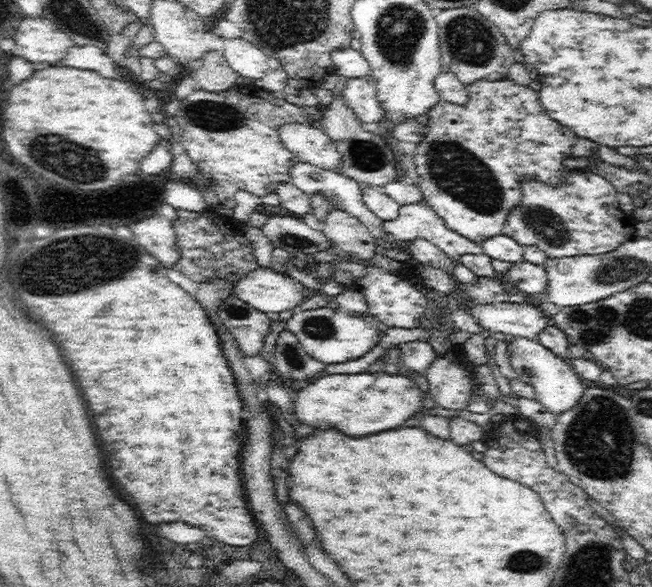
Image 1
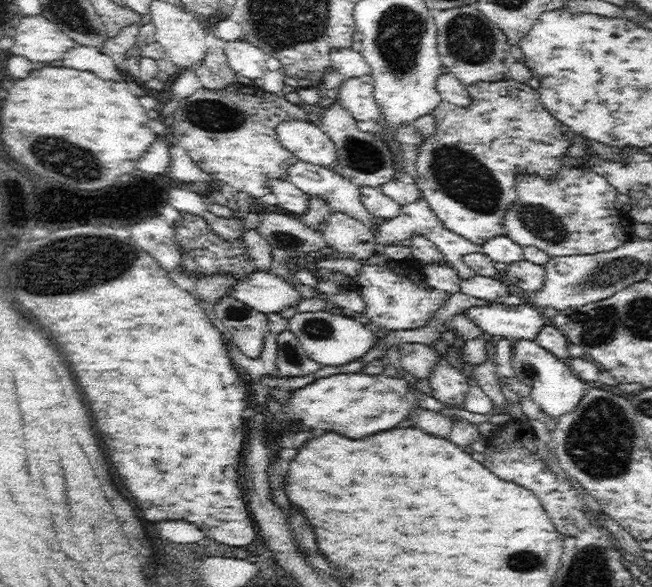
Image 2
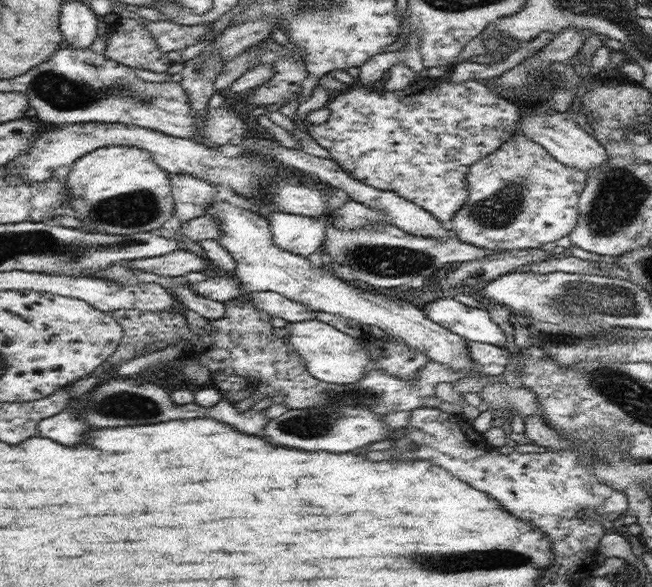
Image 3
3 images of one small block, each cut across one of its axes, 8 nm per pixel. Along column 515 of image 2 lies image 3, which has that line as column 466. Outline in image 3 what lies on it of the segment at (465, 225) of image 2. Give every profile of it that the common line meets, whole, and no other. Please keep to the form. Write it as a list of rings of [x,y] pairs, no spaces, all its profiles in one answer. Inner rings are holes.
[[[383,80],[369,84],[368,86],[355,84],[352,85],[348,91],[340,92],[338,95],[332,96],[327,104],[330,110],[328,120],[326,120],[324,124],[315,125],[312,123],[309,125],[309,135],[316,140],[322,148],[326,148],[326,150],[330,152],[331,159],[336,162],[338,167],[348,172],[348,174],[356,178],[356,180],[377,188],[378,190],[395,192],[398,196],[402,196],[402,198],[410,200],[430,212],[430,214],[440,222],[440,225],[448,224],[448,222],[455,218],[455,214],[460,210],[460,206],[462,206],[462,204],[468,200],[468,196],[470,196],[466,176],[468,176],[472,164],[488,156],[491,152],[496,151],[498,147],[502,146],[502,144],[516,132],[519,132],[519,120],[521,118],[520,110],[518,109],[519,102],[506,98],[489,84],[476,80],[468,80],[467,82],[460,82],[459,84],[446,80],[445,82],[440,82],[438,86],[430,86],[430,84],[426,84],[426,86],[422,87],[408,86],[399,91],[392,91],[392,89],[386,89],[384,86],[386,86],[386,82]]]

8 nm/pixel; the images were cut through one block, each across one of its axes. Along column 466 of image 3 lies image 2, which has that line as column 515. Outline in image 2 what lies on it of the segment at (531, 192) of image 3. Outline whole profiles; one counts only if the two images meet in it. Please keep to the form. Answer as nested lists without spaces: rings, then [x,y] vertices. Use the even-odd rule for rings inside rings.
[[[562,165],[553,179],[544,179],[536,173],[521,172],[515,176],[516,200],[507,208],[504,216],[506,236],[522,247],[535,246],[549,257],[589,255],[618,248],[633,238],[635,222],[618,204],[617,188],[588,166],[570,167]]]

